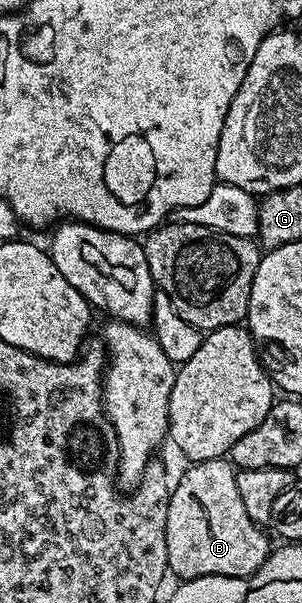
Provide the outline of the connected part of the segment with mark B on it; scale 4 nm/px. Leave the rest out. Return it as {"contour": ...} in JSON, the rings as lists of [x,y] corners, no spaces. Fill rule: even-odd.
{"contour":[[[229,459],[199,460],[189,465],[190,469],[173,485],[168,502],[168,526],[166,545],[168,546],[167,569],[178,575],[179,581],[195,580],[205,576],[251,576],[270,557],[272,543],[263,529],[244,510],[240,490],[236,490],[238,472]]]}

